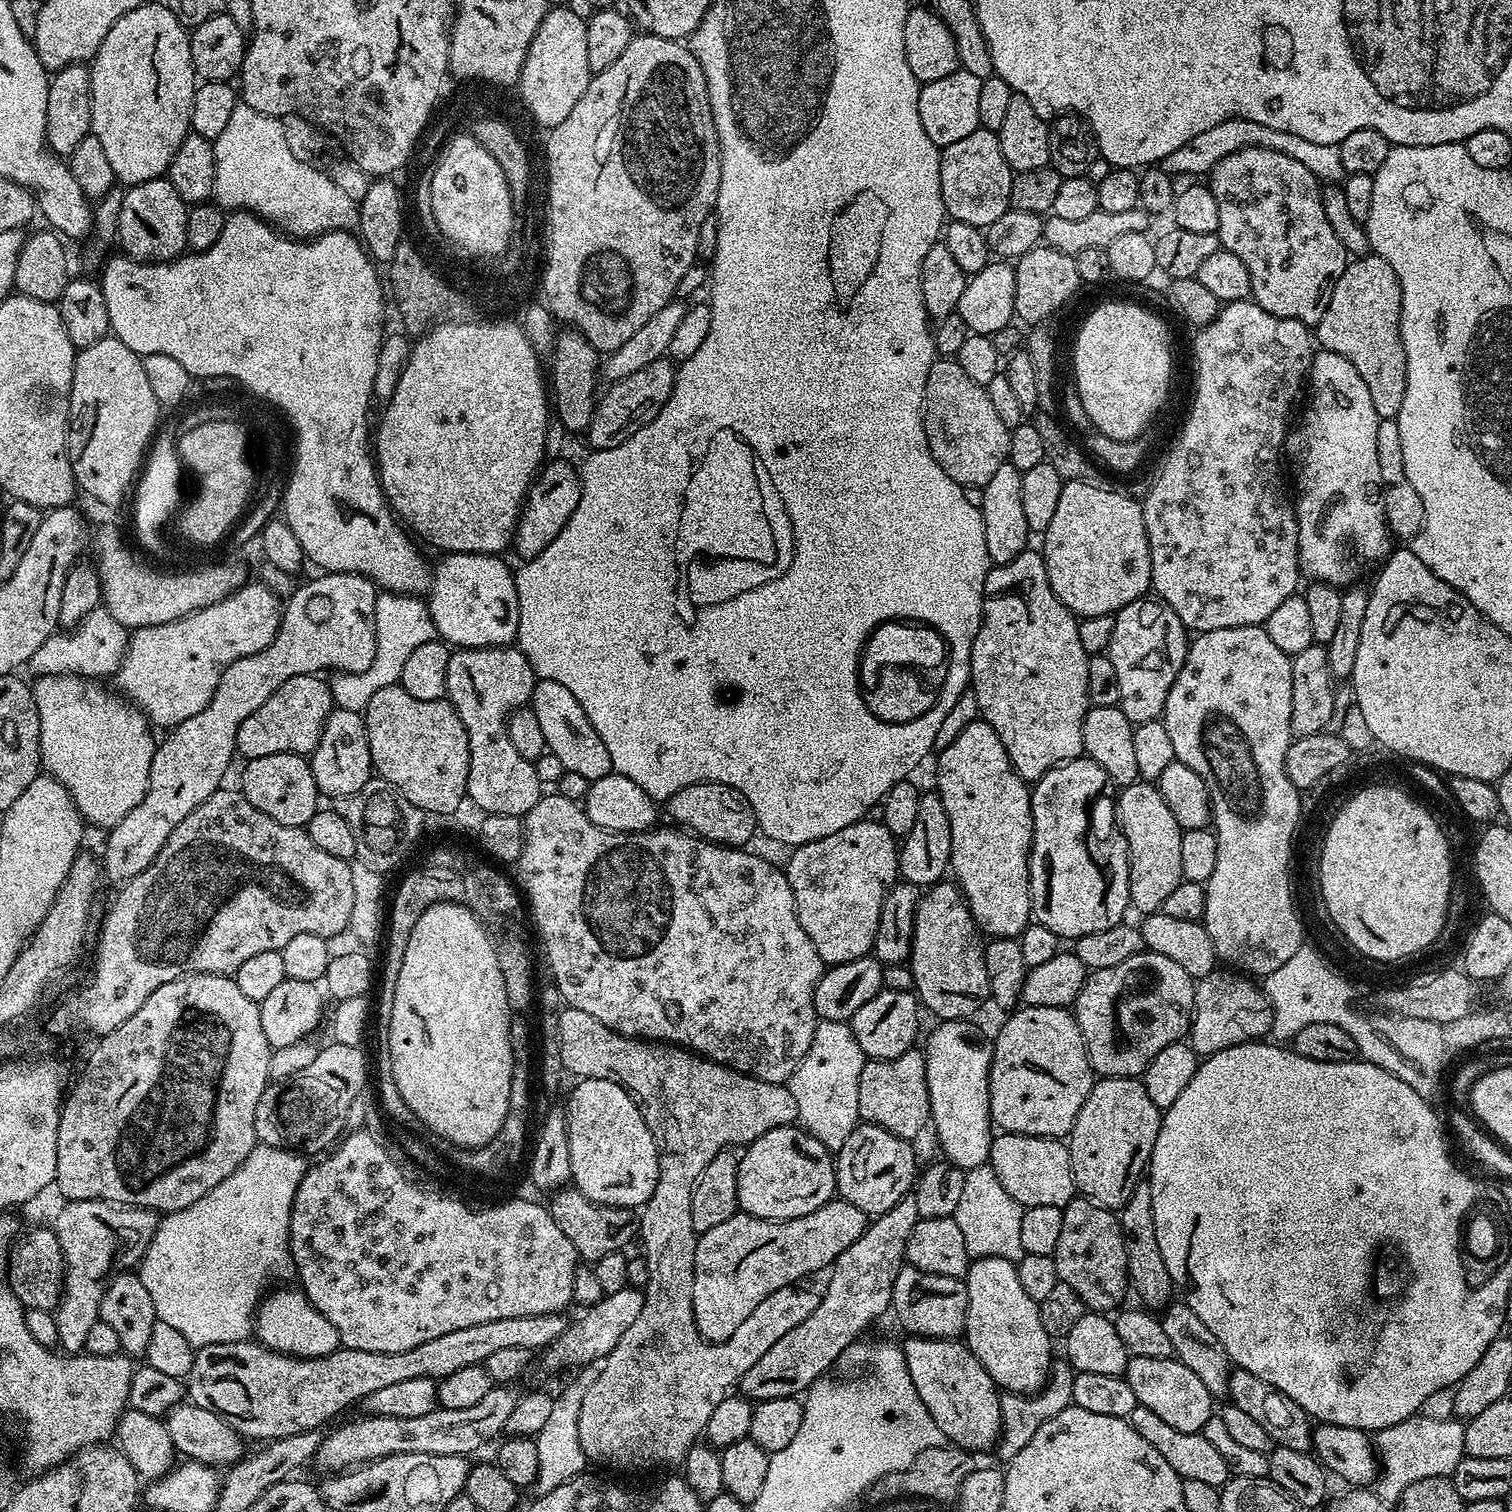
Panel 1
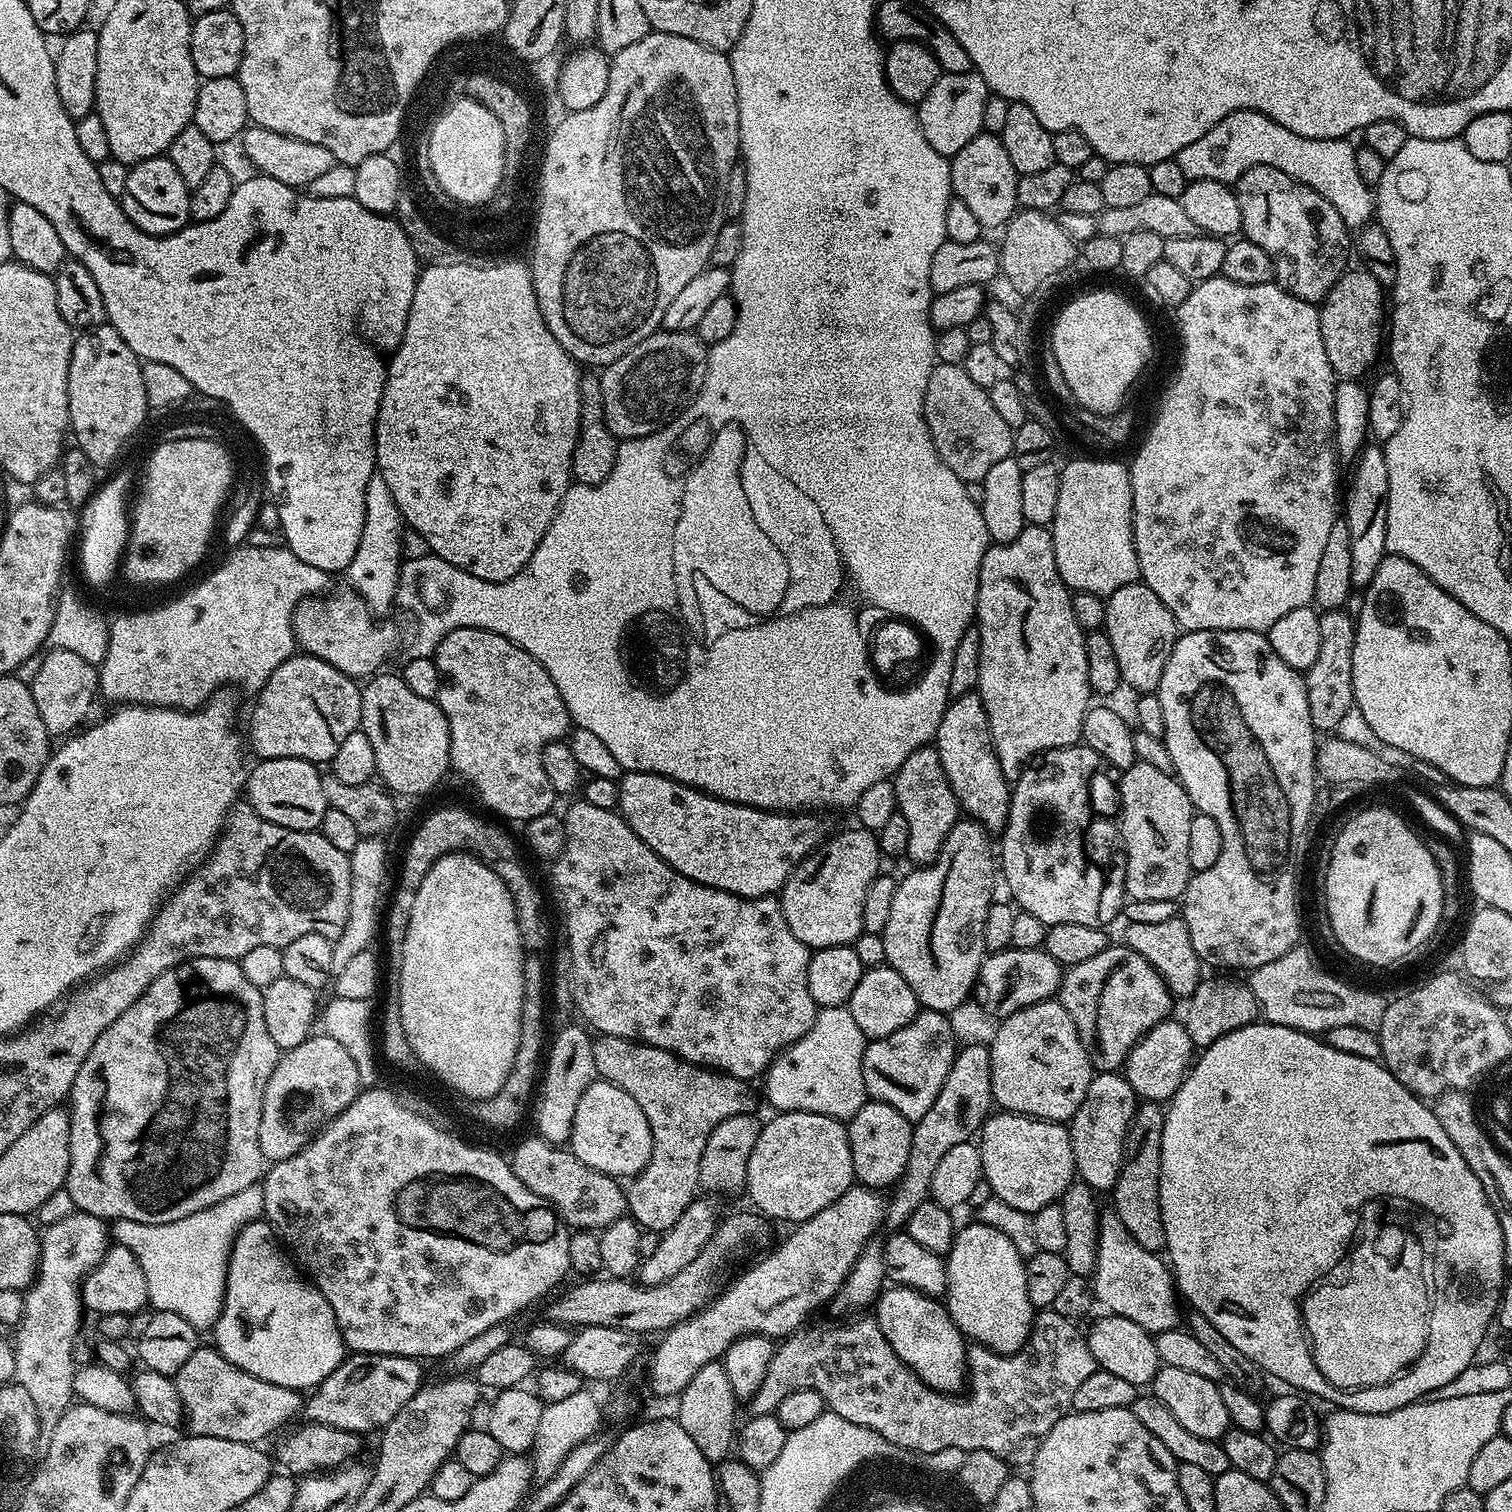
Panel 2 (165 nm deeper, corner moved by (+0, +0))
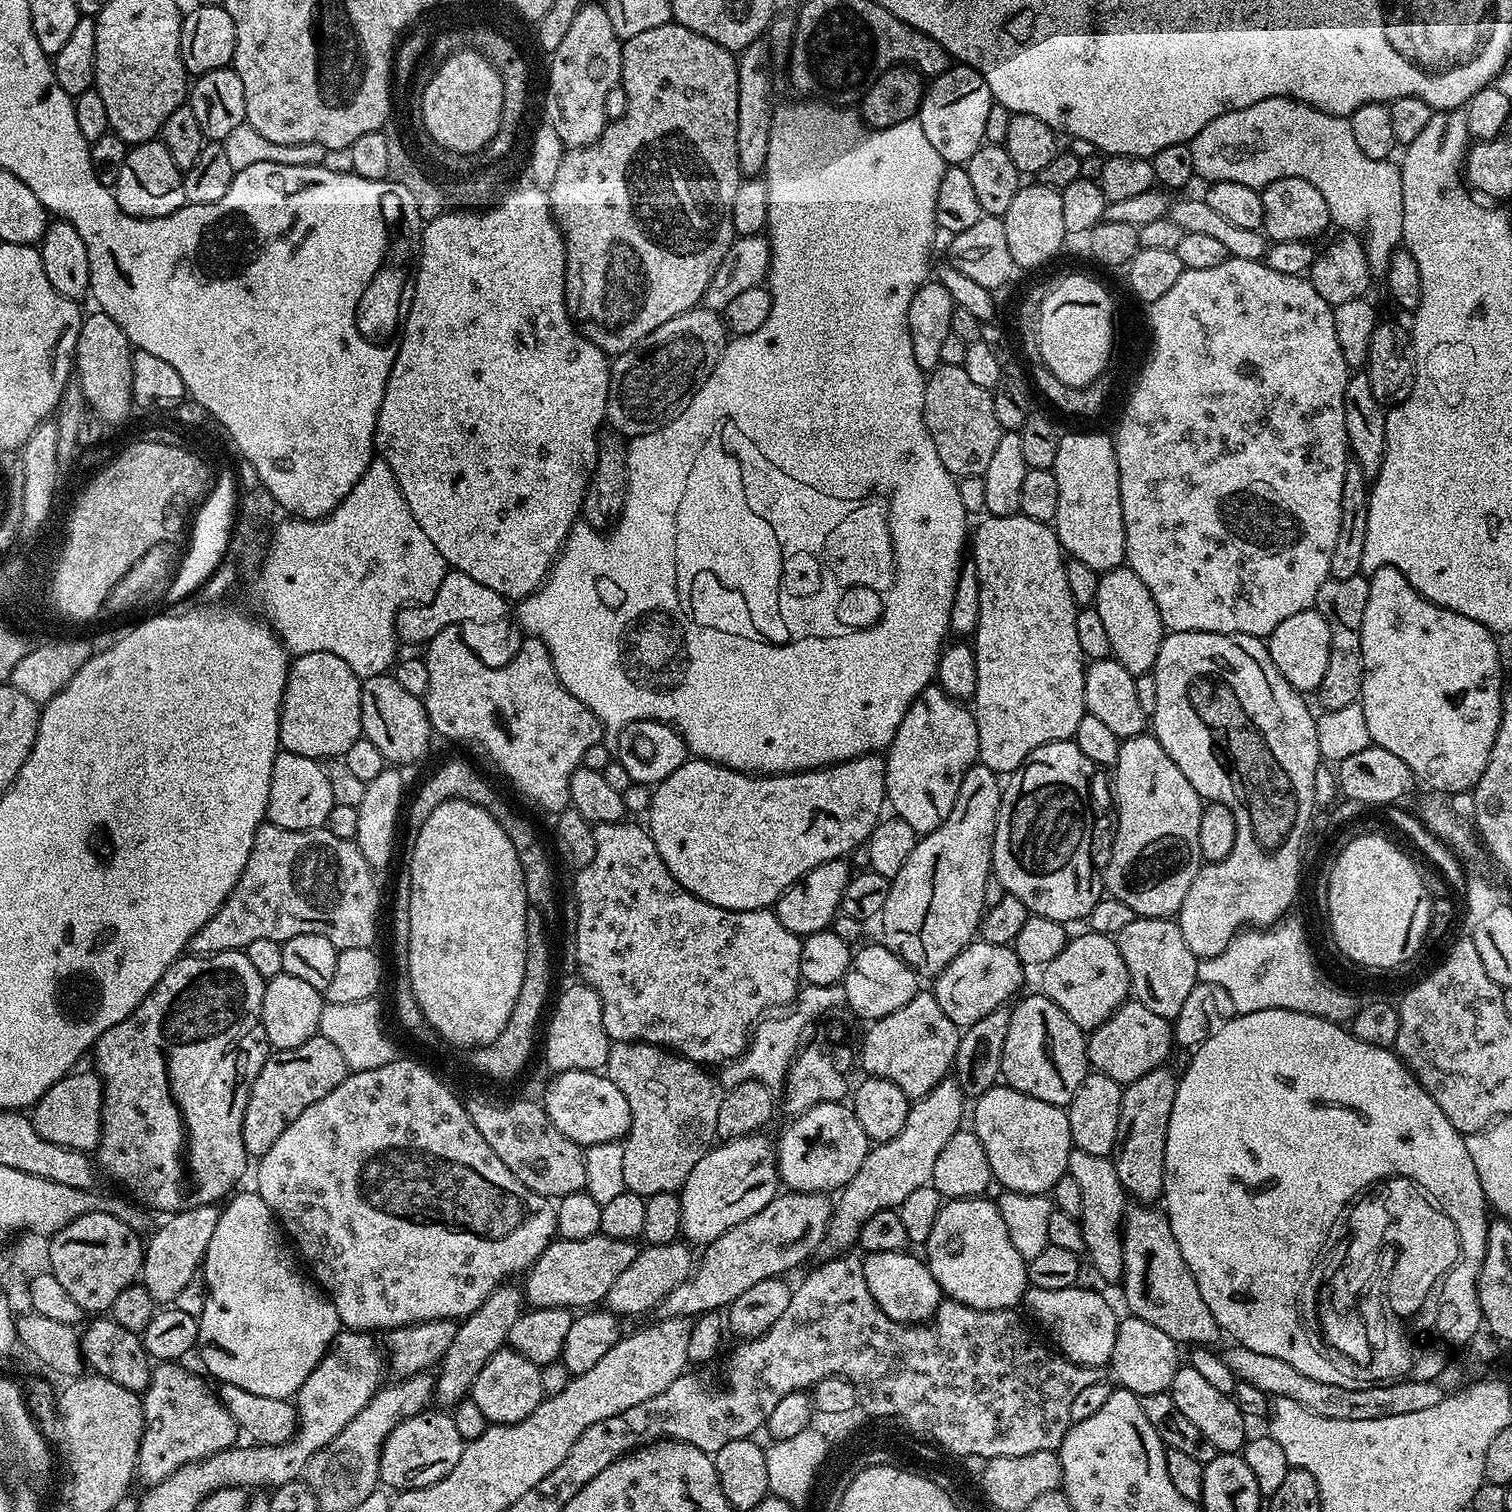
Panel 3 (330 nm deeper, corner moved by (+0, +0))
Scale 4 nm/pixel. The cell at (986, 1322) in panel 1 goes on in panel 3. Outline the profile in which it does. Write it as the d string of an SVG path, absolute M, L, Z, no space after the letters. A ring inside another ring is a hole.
M988 1198L948 1200L941 1203L934 1230L926 1245L926 1263L947 1299L978 1310L1012 1310L1023 1301L1028 1282L1028 1266L1014 1250L1002 1214Z

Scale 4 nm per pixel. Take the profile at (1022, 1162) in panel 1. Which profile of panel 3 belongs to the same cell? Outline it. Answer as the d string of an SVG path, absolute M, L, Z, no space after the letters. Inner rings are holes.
M1007 1086L987 1088L975 1100L976 1109L970 1112L970 1128L976 1133L978 1142L982 1142L982 1150L986 1150L993 1181L997 1185L1001 1184L1001 1189L1010 1192L1039 1196L1051 1193L1055 1184L1067 1173L1068 1159L1074 1147L1067 1111L1061 1105L1042 1102L1042 1098L1030 1098L1030 1094L1022 1094Z

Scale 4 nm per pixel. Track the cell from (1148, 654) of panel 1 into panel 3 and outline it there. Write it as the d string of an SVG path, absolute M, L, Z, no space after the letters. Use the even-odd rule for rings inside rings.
M1130 567L1111 568L1100 577L1094 606L1106 625L1114 659L1126 666L1134 677L1151 673L1156 666L1166 629L1150 590L1146 590L1146 582L1142 582L1142 578L1138 578Z

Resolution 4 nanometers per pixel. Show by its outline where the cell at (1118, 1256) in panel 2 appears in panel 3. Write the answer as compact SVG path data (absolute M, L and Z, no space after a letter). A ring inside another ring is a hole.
M1073 1147L1068 1159L1067 1175L1078 1182L1078 1190L1082 1194L1082 1210L1078 1219L1082 1226L1087 1263L1095 1266L1105 1282L1119 1281L1124 1275L1121 1232L1124 1227L1126 1193L1120 1184L1115 1163L1107 1156L1086 1154L1086 1150Z

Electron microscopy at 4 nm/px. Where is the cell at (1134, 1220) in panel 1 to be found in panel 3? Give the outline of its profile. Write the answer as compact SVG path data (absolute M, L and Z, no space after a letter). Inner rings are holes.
M1161 1066L1127 1084L1122 1094L1114 1163L1125 1193L1144 1206L1159 1201L1164 1195L1166 1134L1170 1126L1170 1114L1174 1110L1177 1083L1177 1073L1172 1073L1168 1066Z

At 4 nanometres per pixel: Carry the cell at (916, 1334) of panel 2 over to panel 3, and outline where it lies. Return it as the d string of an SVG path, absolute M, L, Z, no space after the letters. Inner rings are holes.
M911 1251L902 1252L870 1252L863 1257L864 1261L864 1281L866 1282L866 1290L870 1290L870 1294L874 1298L874 1302L878 1302L878 1306L882 1310L882 1314L886 1314L890 1318L894 1318L894 1322L902 1322L903 1324L921 1324L929 1321L935 1314L942 1299L942 1293L938 1282L934 1278L934 1274L930 1274L927 1263L923 1259L920 1260L916 1256L911 1256Z

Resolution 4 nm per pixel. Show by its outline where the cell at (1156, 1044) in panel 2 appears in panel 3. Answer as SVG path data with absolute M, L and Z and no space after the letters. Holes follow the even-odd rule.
M1129 998L1109 1020L1091 1032L1087 1041L1089 1065L1126 1086L1167 1061L1164 1059L1174 1049L1173 1025L1166 1018L1154 1014L1154 1010L1146 1010L1140 1000Z

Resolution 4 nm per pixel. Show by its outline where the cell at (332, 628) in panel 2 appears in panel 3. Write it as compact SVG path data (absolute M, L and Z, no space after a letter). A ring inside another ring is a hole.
M449 569L442 580L438 594L425 605L408 605L401 608L395 618L396 637L401 643L420 644L431 641L435 634L448 627L461 626L464 622L494 622L503 619L507 613L508 602L504 596L488 589L482 582L477 582L468 574L456 569Z

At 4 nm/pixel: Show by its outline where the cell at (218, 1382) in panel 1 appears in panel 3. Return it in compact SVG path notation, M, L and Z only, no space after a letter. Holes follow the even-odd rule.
M180 1362L157 1363L152 1368L148 1388L142 1393L144 1433L140 1439L136 1476L144 1486L162 1482L182 1466L233 1447L237 1443L236 1436L241 1435L230 1410L226 1410L214 1388L207 1384L209 1381L203 1375L187 1372L184 1366Z

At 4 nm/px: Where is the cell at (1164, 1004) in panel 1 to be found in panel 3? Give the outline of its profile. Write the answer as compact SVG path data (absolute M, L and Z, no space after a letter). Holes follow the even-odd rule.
M1084 930L1081 936L1073 935L1062 954L1050 958L1050 962L1043 965L1041 972L1044 972L1040 976L1040 984L1044 987L1041 988L1043 996L1053 1000L1064 1011L1066 1018L1070 1018L1070 1022L1074 1022L1074 1026L1078 1026L1086 1034L1091 1034L1095 1028L1102 1026L1102 1022L1109 1020L1120 1005L1129 999L1132 990L1130 974L1126 970L1126 962L1122 962L1122 954L1115 939L1091 930Z

